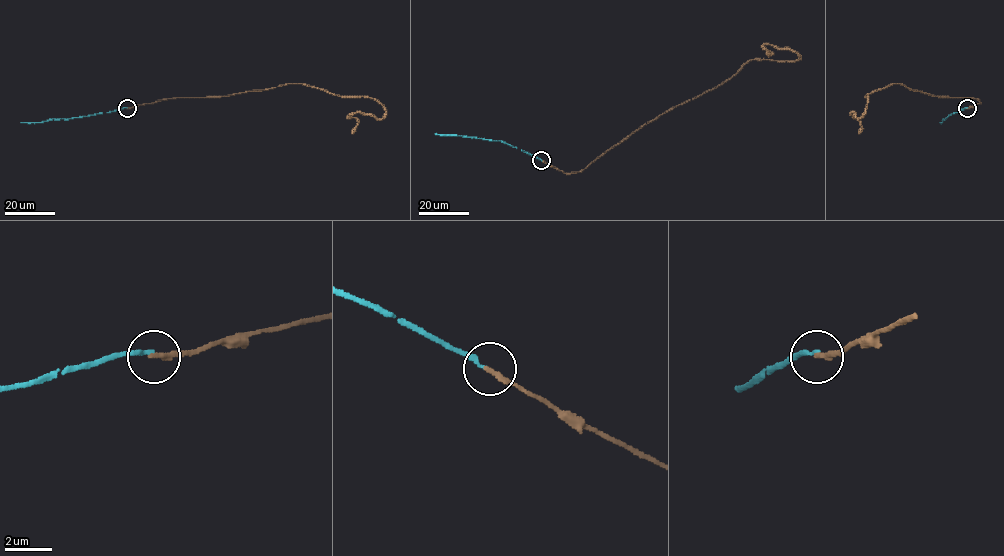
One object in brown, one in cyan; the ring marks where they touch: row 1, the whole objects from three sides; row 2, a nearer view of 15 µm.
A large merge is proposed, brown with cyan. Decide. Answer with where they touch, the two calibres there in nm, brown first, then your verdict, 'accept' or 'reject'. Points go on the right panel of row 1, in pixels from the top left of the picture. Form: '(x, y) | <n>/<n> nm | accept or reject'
(967, 108) | 220/150 nm | reject

